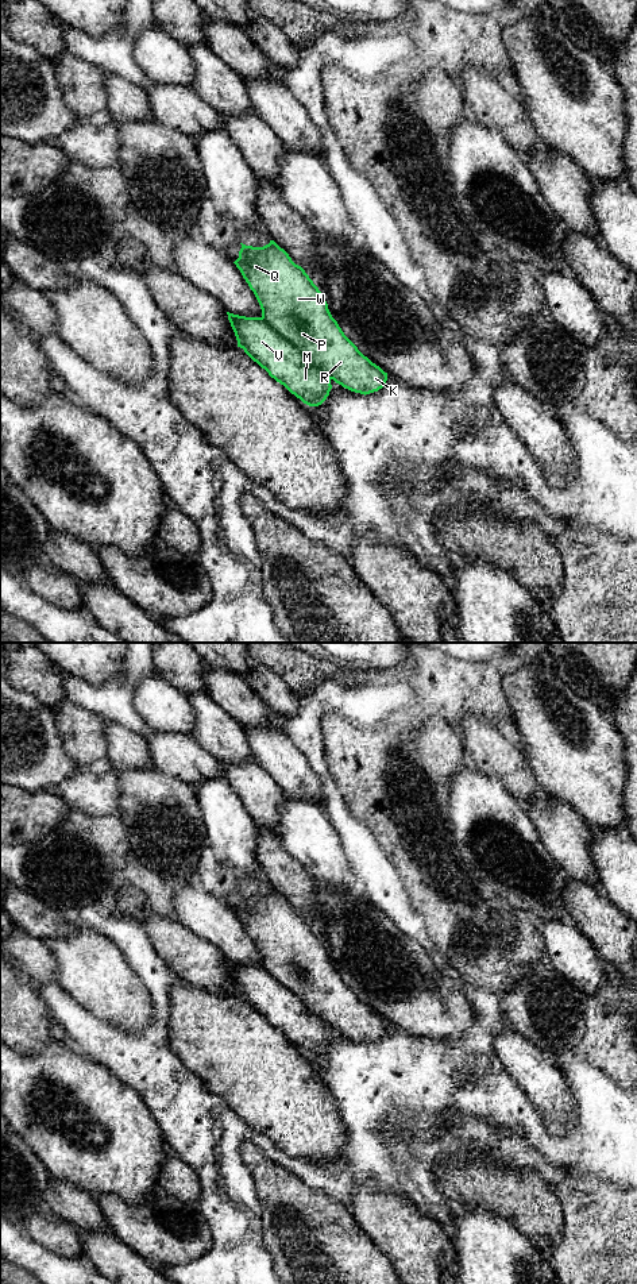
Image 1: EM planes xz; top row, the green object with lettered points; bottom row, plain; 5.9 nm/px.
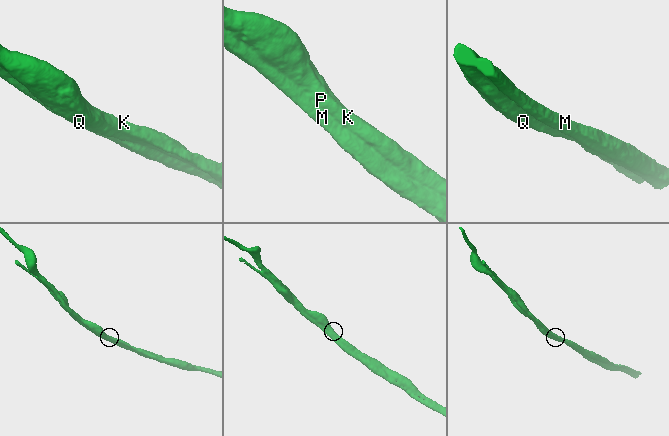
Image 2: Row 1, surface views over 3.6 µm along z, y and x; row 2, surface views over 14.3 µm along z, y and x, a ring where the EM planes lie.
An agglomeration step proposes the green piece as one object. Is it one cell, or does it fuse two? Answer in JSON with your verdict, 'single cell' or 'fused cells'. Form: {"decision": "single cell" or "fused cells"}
{"decision": "fused cells"}

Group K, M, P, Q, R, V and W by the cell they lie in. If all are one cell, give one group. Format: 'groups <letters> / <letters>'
groups K P Q R W / M V

